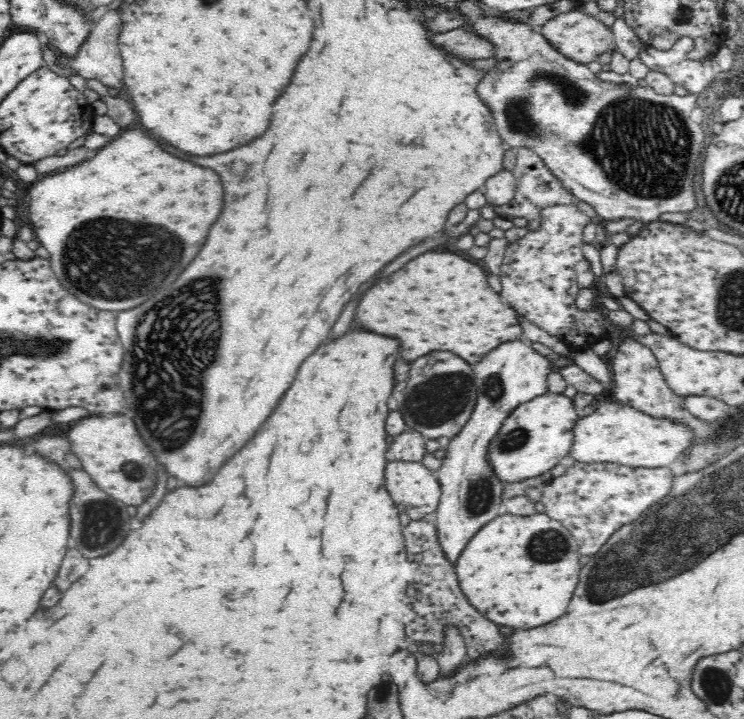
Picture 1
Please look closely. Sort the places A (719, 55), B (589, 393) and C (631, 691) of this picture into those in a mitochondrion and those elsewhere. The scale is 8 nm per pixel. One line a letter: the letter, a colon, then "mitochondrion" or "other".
A: other
B: other
C: other

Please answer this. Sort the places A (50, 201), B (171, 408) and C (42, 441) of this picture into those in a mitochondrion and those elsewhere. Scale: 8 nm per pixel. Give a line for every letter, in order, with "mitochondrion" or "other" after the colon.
A: other
B: mitochondrion
C: other

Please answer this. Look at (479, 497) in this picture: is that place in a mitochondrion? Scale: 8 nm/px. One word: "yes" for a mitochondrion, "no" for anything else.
yes

